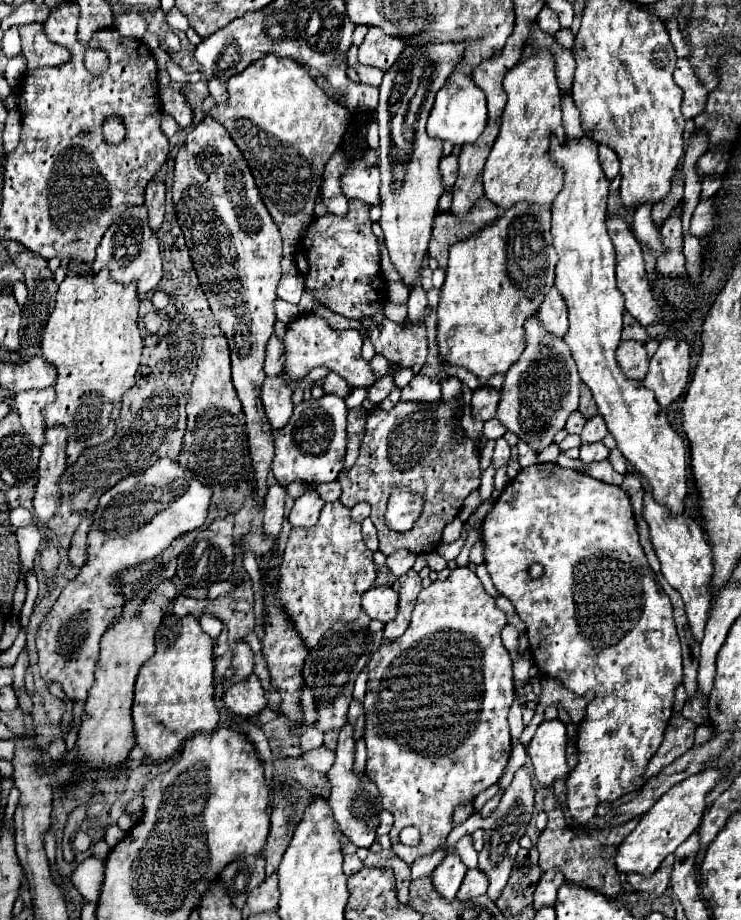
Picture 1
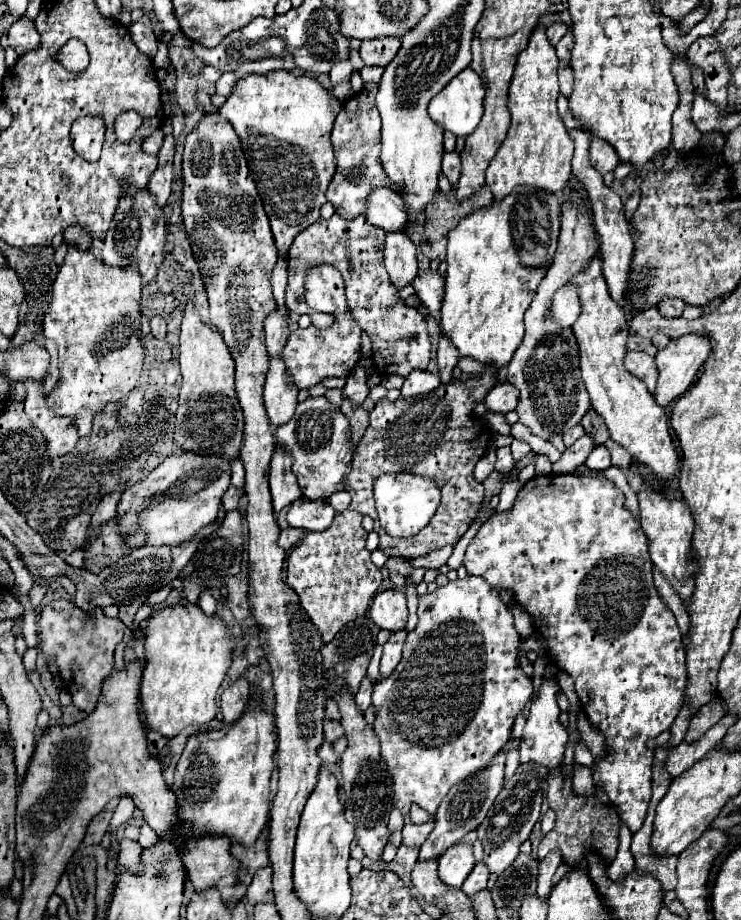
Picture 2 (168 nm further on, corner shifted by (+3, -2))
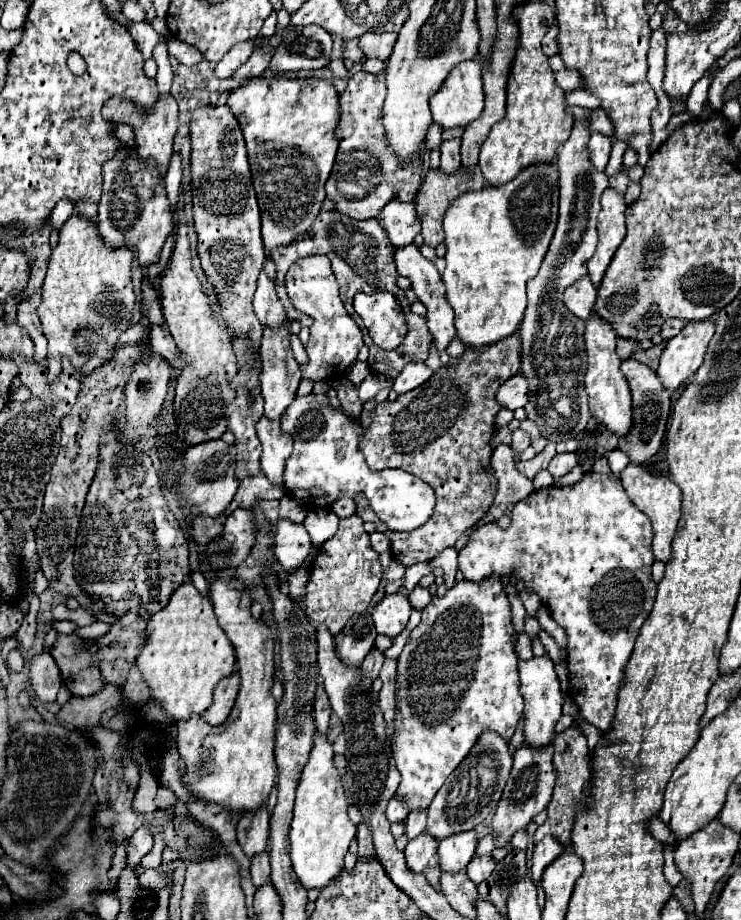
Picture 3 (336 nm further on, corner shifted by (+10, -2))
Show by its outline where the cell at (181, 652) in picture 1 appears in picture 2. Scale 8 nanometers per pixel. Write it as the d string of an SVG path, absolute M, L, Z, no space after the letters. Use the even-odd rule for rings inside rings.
M176 604L158 610L146 630L146 666L140 684L140 700L148 730L174 738L186 726L208 724L216 718L216 690L230 668L234 648L226 624L218 616L206 616L196 604Z

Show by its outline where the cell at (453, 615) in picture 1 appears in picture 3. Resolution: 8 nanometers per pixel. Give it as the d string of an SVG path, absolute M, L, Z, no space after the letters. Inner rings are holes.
M491 576L483 582L459 580L443 598L433 598L423 610L421 624L411 632L397 666L397 712L393 756L401 772L397 794L405 798L409 810L427 808L447 776L469 754L479 734L487 728L511 740L521 716L523 696L519 694L517 656L513 646L515 628L511 608L503 590L503 580Z

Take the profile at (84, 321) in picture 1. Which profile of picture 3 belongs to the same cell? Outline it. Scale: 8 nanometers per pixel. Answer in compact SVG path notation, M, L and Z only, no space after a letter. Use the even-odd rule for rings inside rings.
M71 214L59 230L59 244L49 258L43 282L43 300L37 314L49 342L49 380L61 374L61 356L67 356L81 378L81 366L93 356L113 356L119 334L129 328L135 294L131 286L133 252L129 248L109 248L99 234L99 222Z

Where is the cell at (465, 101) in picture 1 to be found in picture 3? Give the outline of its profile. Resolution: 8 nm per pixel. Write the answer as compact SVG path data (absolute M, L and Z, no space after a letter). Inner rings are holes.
M465 60L451 74L447 76L447 82L439 88L439 92L431 98L431 114L437 124L443 128L457 128L467 126L473 120L477 120L483 112L483 80L481 80L481 62L479 60Z

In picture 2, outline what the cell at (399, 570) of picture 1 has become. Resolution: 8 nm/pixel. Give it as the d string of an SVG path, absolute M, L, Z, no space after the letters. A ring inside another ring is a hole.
M390 556L388 562L386 562L386 570L388 570L390 574L410 576L410 572L412 572L414 568L412 568L412 562L410 562L410 560L404 560L404 558L398 558L398 556Z

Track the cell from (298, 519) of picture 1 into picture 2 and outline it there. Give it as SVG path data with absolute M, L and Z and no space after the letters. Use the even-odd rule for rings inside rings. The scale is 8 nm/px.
M306 496L298 498L294 504L290 504L288 510L288 524L302 528L302 530L316 530L322 532L330 526L336 510L326 500L310 500Z

